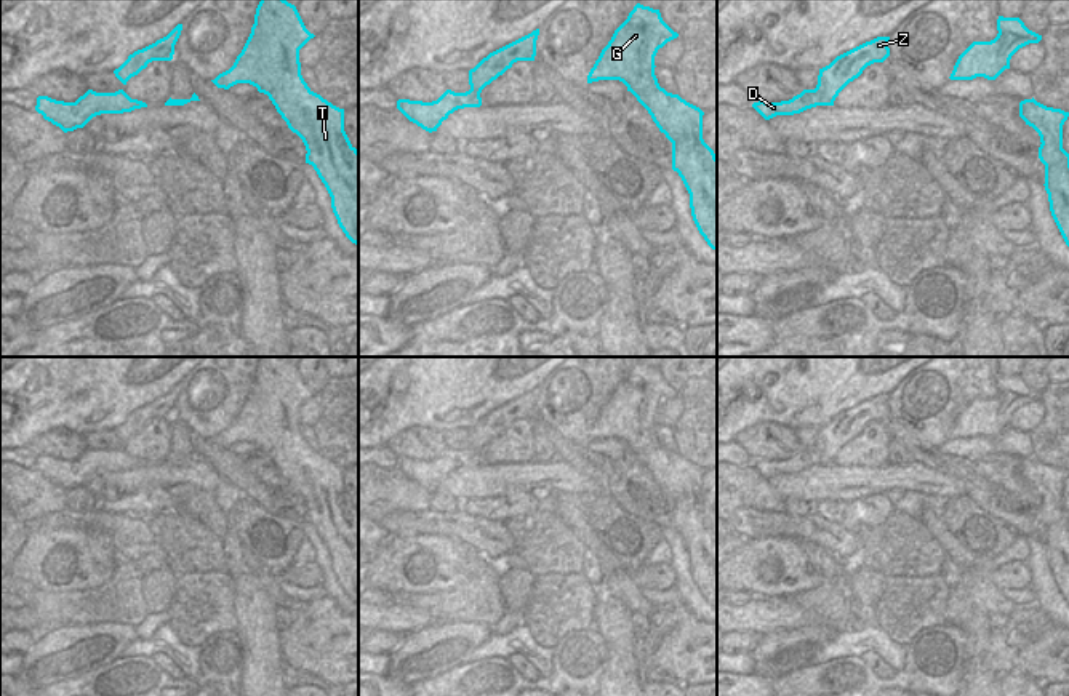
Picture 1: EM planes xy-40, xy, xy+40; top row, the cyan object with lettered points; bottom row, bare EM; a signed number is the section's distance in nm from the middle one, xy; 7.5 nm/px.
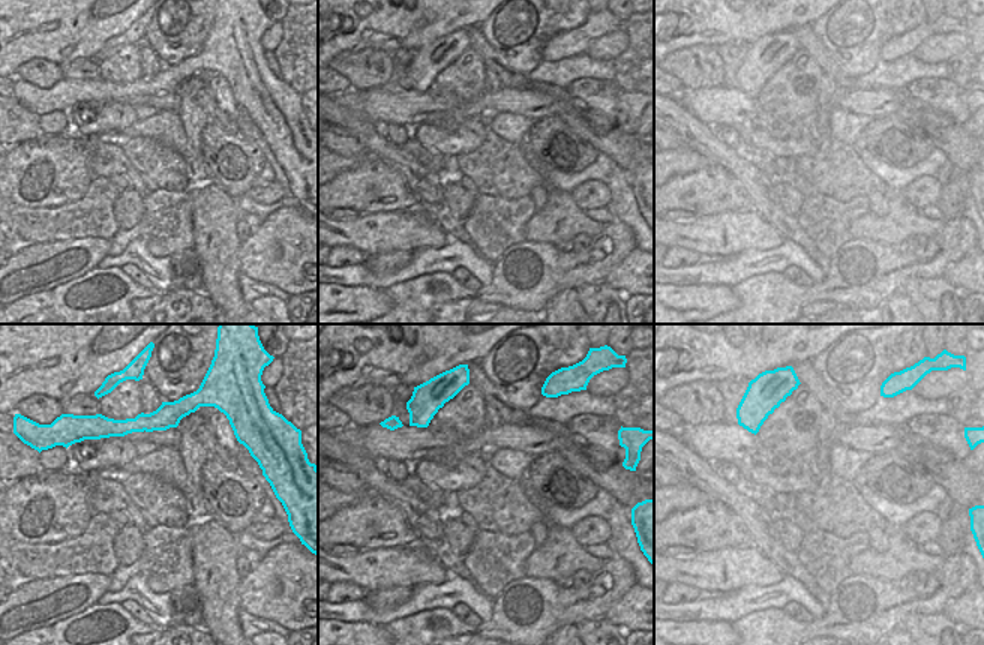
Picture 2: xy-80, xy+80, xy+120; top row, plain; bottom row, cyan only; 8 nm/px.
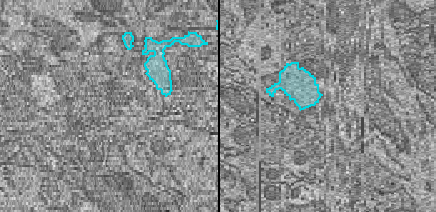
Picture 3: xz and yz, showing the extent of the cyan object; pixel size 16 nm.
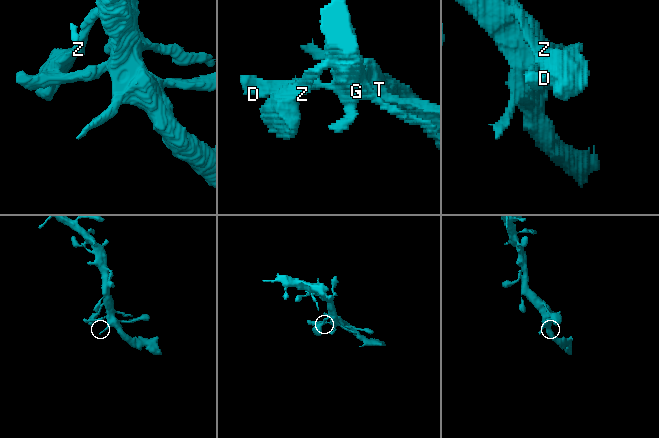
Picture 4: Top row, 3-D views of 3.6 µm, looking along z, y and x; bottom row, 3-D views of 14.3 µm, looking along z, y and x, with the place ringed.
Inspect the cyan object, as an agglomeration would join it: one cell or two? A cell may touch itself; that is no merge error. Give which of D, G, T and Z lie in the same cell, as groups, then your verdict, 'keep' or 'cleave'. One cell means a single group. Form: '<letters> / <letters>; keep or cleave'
D G T Z; keep

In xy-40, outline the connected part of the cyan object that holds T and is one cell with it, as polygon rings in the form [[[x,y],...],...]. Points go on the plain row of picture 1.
[[[261,357],[251,392],[234,424],[211,438],[229,448],[237,442],[250,442],[269,454],[277,470],[306,504],[306,522],[312,523],[325,542],[331,566],[346,595],[358,603],[358,509],[344,490],[344,467],[314,451],[301,434],[299,408],[315,394],[310,392],[296,365],[285,357]]]

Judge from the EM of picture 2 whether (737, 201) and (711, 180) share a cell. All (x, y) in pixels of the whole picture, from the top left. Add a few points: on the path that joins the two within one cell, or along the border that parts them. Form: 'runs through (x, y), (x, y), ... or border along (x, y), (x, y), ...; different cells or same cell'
runs through (731, 197), (717, 186); same cell

